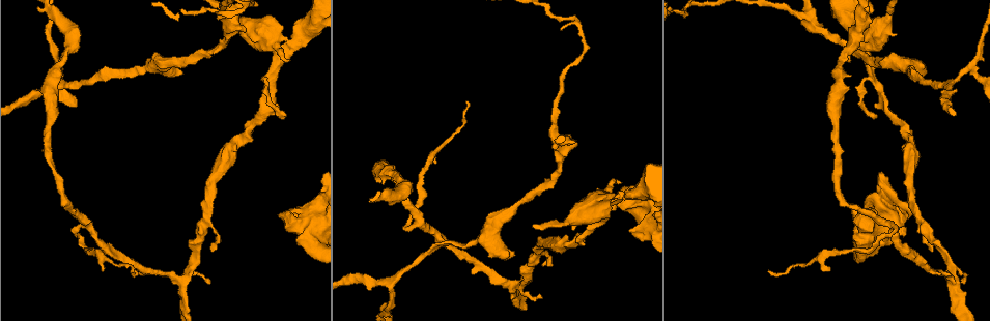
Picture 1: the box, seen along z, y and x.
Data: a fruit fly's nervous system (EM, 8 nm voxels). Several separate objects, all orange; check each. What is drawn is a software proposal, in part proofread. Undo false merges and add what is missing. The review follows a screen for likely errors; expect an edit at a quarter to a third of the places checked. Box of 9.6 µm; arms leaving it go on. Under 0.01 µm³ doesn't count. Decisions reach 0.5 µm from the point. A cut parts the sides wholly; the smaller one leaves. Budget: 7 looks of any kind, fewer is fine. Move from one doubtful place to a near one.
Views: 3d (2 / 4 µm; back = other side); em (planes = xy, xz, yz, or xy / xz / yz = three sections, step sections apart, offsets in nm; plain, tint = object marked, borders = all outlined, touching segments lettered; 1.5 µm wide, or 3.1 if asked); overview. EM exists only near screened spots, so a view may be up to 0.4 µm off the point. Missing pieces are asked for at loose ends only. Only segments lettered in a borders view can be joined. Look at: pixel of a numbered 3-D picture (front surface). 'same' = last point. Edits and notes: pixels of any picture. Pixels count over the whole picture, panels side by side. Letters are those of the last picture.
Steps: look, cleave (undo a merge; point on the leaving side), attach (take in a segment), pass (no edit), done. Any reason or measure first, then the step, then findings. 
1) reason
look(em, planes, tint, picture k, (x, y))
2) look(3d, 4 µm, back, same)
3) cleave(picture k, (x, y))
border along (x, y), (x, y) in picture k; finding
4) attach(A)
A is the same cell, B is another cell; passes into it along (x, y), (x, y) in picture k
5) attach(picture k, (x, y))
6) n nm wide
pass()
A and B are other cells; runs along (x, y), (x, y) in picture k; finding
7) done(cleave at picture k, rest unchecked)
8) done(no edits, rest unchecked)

three arms meet
look(em, xz, step 4, tint, picture 1, (974, 67))

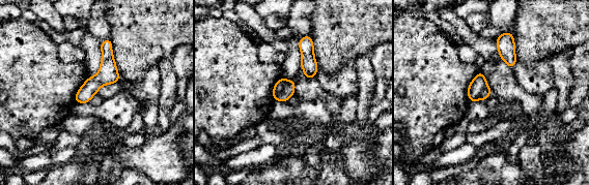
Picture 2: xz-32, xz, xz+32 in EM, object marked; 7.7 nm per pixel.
look(em, xy, step 8, borders, same)

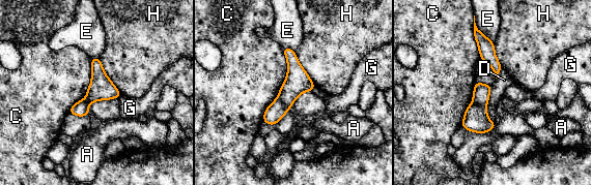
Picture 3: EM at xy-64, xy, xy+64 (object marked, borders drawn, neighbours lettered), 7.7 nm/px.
cleave(picture 3, (275, 112))
A, C, D, E, G and H are other cells; a second neuron is stuck on

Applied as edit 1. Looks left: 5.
branch stops here
look(3d, 2 µm, picture 1, (631, 229))

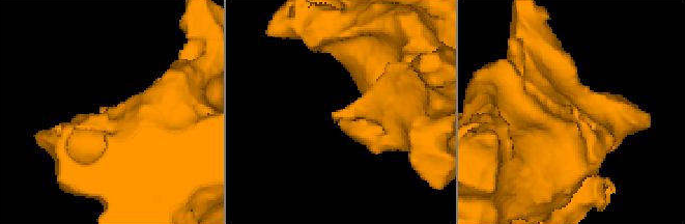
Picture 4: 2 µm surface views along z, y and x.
shape alone is not enough
look(em, planes, borders, picture 4, (579, 120))

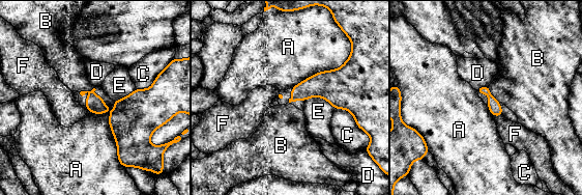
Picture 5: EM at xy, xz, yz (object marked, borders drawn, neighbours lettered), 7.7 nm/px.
A touches over 500 nm
attach(B)
B is the same cell, A, C, D, E and F are other cells; it goes on there

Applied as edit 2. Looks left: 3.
done(cleave at picture 3, attach at picture 5, rest unchecked)

